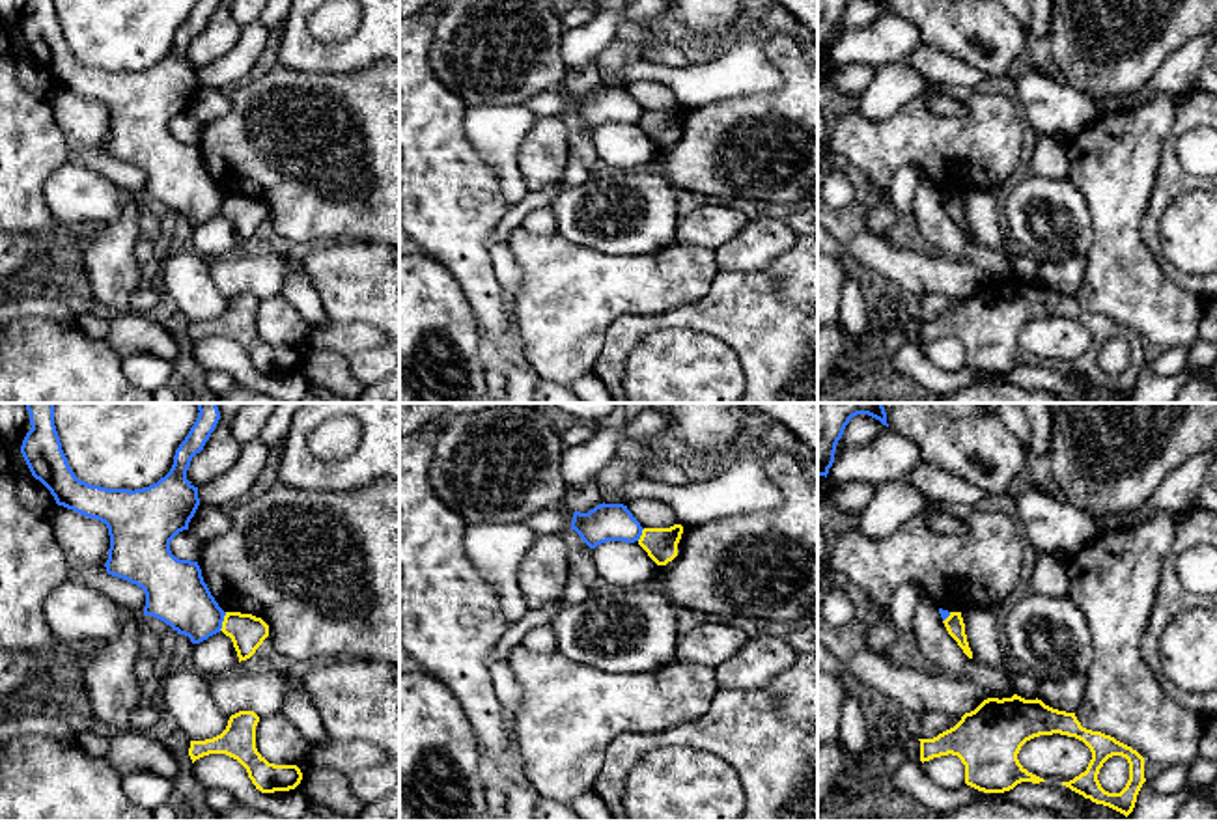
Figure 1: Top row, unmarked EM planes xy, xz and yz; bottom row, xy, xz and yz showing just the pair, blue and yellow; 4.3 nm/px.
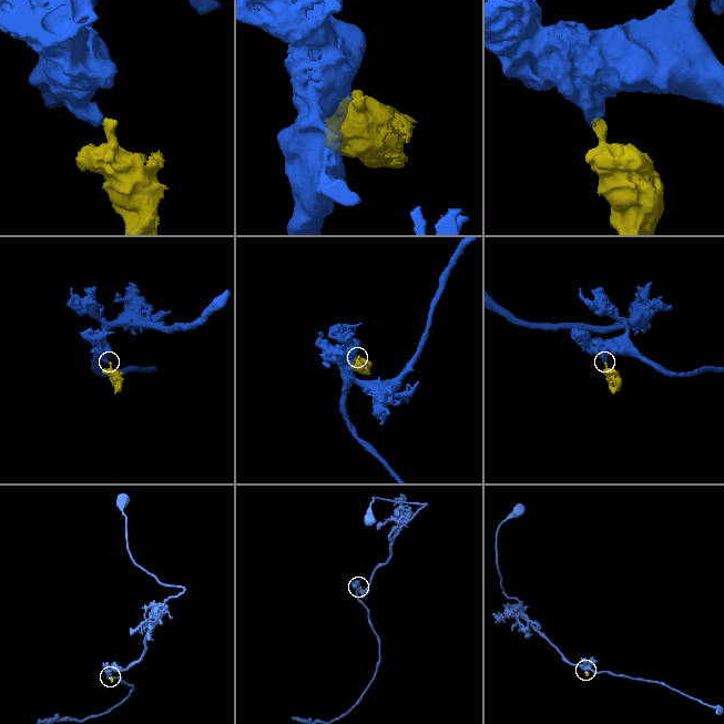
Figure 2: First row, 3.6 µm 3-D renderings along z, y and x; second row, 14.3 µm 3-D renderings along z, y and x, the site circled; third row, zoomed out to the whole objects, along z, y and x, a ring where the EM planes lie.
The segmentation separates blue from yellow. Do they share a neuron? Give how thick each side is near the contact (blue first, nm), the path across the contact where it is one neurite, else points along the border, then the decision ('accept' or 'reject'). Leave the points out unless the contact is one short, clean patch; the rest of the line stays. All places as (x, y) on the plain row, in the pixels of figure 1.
260/150 nm | along xy (226, 194), (219, 211) | reject

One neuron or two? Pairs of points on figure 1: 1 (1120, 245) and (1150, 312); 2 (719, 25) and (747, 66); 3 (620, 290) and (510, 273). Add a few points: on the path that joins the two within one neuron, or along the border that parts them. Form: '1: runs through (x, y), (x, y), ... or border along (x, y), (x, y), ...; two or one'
1: runs through (1124, 262), (1128, 265), (1128, 284), (1139, 295); one
2: border along (755, 21), (745, 23), (727, 45); two
3: border along (506, 245), (521, 275), (521, 286), (512, 295); two

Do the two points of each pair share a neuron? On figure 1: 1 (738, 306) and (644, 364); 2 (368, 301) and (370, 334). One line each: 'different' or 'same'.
1: different
2: different

